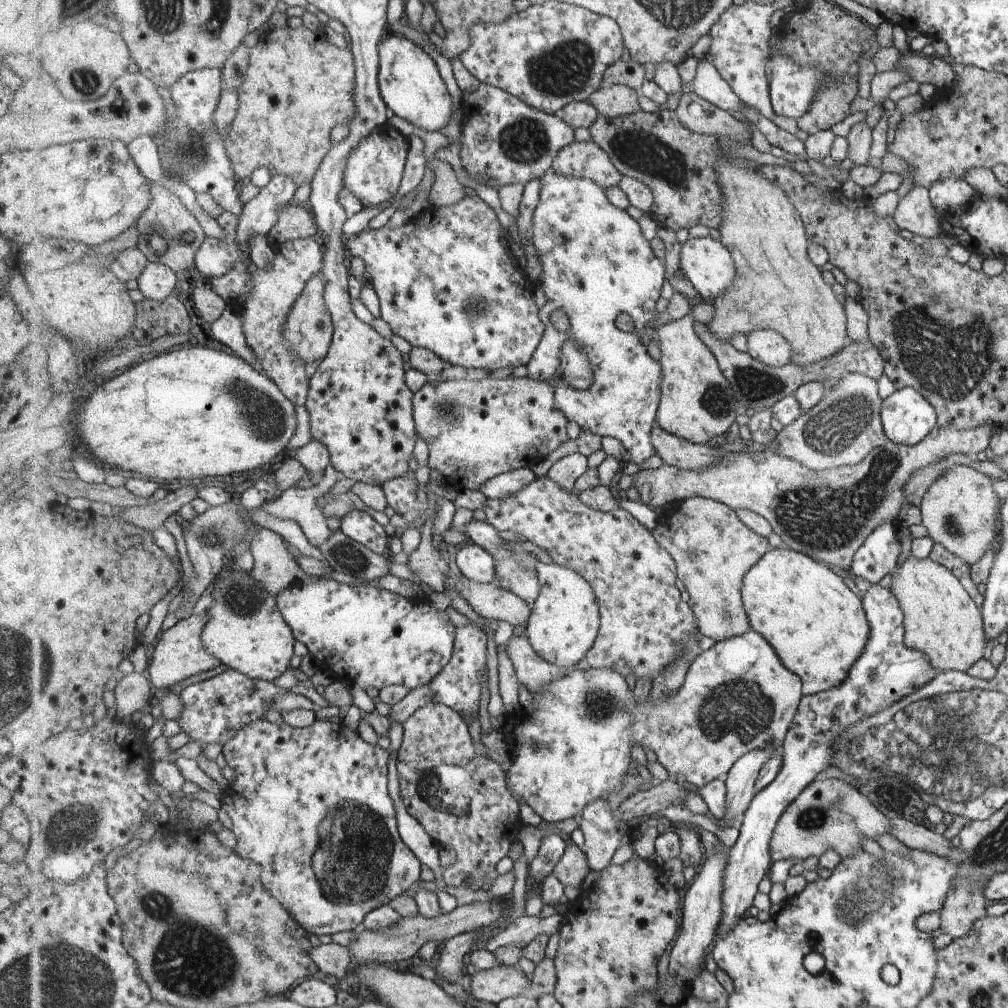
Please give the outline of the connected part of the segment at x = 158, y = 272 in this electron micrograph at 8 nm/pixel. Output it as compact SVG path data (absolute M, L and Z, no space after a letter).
M150 262L138 279L139 290L146 299L165 301L177 292L179 278L165 264Z

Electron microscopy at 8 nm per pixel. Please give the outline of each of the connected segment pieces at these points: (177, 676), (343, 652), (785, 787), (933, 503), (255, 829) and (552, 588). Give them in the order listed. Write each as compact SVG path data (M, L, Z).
M208 612L192 615L186 620L177 622L173 627L163 632L161 639L154 649L151 666L148 671L153 687L156 689L157 694L161 690L167 690L169 686L195 676L200 672L207 672L213 668L217 668L221 663L211 652L206 650L202 642L202 635L204 629L208 624Z
M321 578L313 582L313 584L295 584L293 587L283 590L283 592L276 597L276 602L278 603L278 610L283 614L283 617L286 618L286 622L290 625L290 628L294 630L294 638L307 647L315 667L322 672L329 673L336 680L358 685L363 690L375 688L380 691L387 685L403 685L411 690L429 685L447 667L447 664L450 664L451 658L454 656L455 640L457 638L456 628L444 611L439 612L439 610L435 610L435 606L428 603L427 600L422 601L420 598L405 598L405 596L387 592L387 590L383 590L383 588L367 586L367 584L363 583L361 585L357 584L357 586L351 586L351 584L339 584L337 580L324 580Z
M873 583L864 594L862 602L871 624L871 637L863 655L857 660L844 684L829 691L804 696L784 743L784 766L779 777L768 788L758 792L744 815L740 836L730 849L725 872L724 916L720 925L721 932L717 936L719 939L744 919L749 908L754 906L758 887L769 875L774 862L770 843L779 820L825 768L835 765L835 748L838 748L843 730L888 708L939 674L921 652L907 649L902 644L902 611L890 590Z
M964 465L953 466L927 488L918 508L920 524L926 529L928 538L967 565L974 564L993 547L991 542L997 532L995 522L1000 509L991 480L986 475Z
M260 719L240 730L239 735L227 741L222 751L227 766L237 772L237 779L233 782L232 789L235 791L232 803L222 803L217 811L218 822L225 829L233 833L236 846L233 849L243 859L248 859L259 864L262 869L262 884L265 889L275 896L276 900L291 914L298 924L306 931L318 936L337 934L337 932L357 931L362 929L366 917L372 911L381 906L386 906L397 896L413 889L421 880L423 865L421 860L413 853L413 850L403 842L398 832L396 809L388 792L387 762L389 752L381 744L367 744L358 732L349 729L345 724L334 724L330 721L316 720L309 728L292 728L286 724L273 724L269 720Z
M535 556L538 561L536 570L540 579L540 594L532 608L532 614L528 621L525 634L530 640L530 644L546 662L552 666L556 665L564 668L576 668L587 656L587 652L594 648L595 642L601 628L601 612L598 598L594 594L594 589L587 583L587 580L580 576L575 570L563 567L557 563L545 564Z

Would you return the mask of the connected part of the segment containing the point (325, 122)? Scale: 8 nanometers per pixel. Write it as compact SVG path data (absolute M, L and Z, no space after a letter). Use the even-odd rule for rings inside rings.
M300 27L299 29L293 28L279 28L269 30L259 39L259 42L250 50L250 66L245 83L239 88L238 94L240 97L240 106L238 114L235 120L231 122L231 129L228 135L224 138L226 150L228 156L231 158L234 170L238 179L251 176L257 168L268 169L273 175L287 175L292 177L299 187L305 185L311 185L314 180L315 174L318 172L318 167L322 164L325 156L330 152L331 147L331 130L342 122L346 122L347 125L354 119L357 112L357 105L354 104L355 100L355 79L357 73L354 68L354 54L349 48L340 48L331 44L327 38L320 32L311 32L309 28ZM253 102L263 102L263 108L255 108L253 112Z

